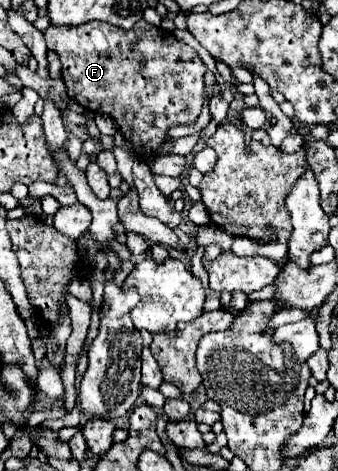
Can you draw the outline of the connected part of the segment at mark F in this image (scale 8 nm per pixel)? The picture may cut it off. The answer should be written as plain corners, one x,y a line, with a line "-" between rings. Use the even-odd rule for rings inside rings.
93,20
77,28
49,26
45,42
47,48
57,52
61,60
61,78
67,86
67,94
83,108
93,108
95,112
113,118
123,138
133,144
133,154
137,158
153,158
167,140
165,136
171,126
195,124
201,114
205,64
191,46
161,28
147,24
145,20
139,20
131,30
113,28
113,24
105,24
101,20

